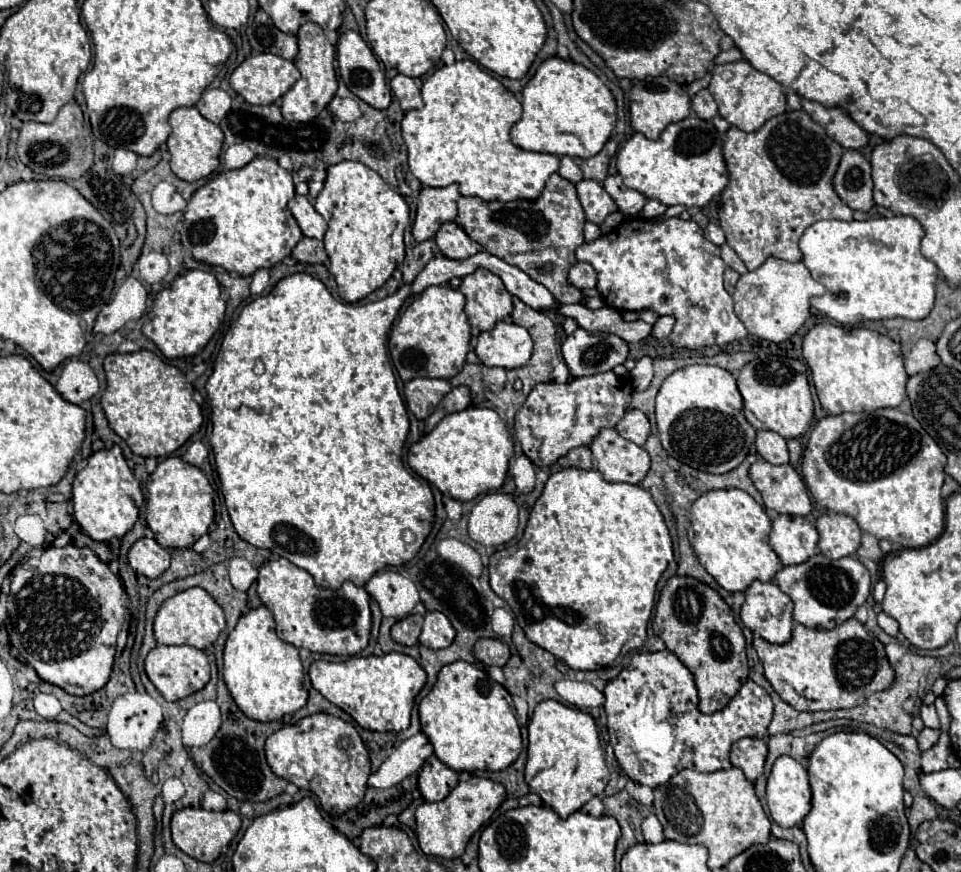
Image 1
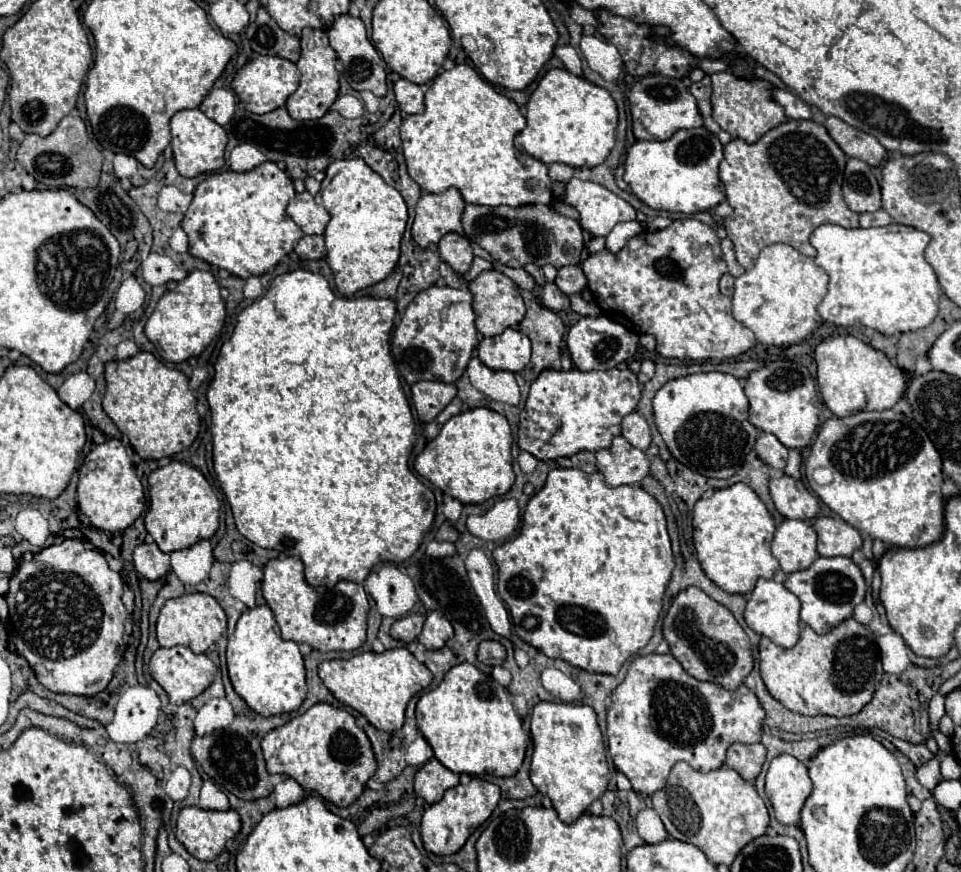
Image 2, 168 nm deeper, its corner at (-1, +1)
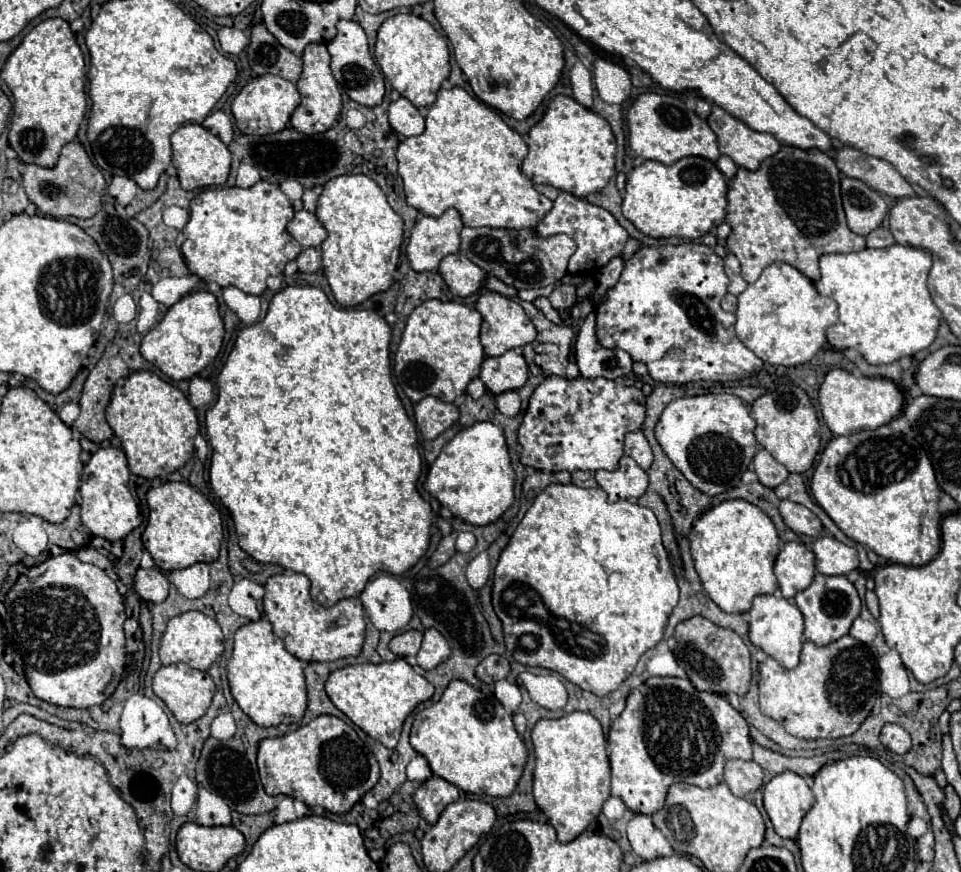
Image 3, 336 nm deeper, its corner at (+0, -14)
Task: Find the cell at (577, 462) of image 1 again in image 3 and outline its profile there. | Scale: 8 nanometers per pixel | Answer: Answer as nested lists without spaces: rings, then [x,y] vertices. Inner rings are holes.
[[[577,470],[577,472],[573,472],[571,476],[573,476],[573,484],[575,484],[575,486],[583,486],[583,488],[595,488],[595,486],[597,486],[597,482],[595,482],[595,478],[593,478],[591,472],[581,472],[581,470]]]

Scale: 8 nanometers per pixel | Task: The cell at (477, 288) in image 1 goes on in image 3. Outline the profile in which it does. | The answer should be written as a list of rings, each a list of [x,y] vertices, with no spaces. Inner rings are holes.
[[[485,292],[483,296],[479,296],[475,308],[481,312],[483,316],[483,328],[481,328],[481,344],[485,348],[487,356],[501,356],[507,350],[515,350],[515,348],[523,348],[525,344],[533,342],[537,336],[537,330],[533,326],[533,322],[529,320],[529,316],[525,314],[525,310],[507,296],[501,296],[497,292]]]

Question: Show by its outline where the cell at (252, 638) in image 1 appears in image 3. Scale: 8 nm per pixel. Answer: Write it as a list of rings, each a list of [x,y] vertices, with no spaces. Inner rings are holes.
[[[261,618],[257,622],[247,622],[235,632],[227,676],[235,702],[255,724],[277,726],[301,722],[307,710],[302,662],[285,650],[281,638],[275,638],[269,620]]]

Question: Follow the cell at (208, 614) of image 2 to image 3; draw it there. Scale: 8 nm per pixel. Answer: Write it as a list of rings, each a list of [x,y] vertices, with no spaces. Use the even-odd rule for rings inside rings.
[[[185,612],[179,614],[175,618],[171,618],[167,622],[167,628],[163,632],[161,638],[161,646],[159,646],[159,658],[163,664],[177,664],[177,662],[185,662],[191,668],[197,670],[209,670],[209,666],[223,654],[223,632],[219,628],[219,624],[211,618],[205,616],[203,612]]]

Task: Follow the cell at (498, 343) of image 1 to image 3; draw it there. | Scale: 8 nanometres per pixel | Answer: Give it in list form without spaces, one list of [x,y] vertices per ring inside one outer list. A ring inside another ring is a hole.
[[[515,350],[505,352],[497,358],[485,358],[481,364],[479,378],[491,394],[503,394],[509,390],[519,390],[527,382],[527,362]]]

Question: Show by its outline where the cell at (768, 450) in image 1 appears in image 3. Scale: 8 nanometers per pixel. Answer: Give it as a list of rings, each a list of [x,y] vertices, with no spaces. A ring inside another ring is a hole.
[[[761,448],[755,458],[753,458],[753,464],[755,464],[755,474],[759,478],[761,484],[765,484],[767,488],[777,488],[779,484],[783,484],[789,476],[787,468],[783,464],[779,464],[765,448]]]

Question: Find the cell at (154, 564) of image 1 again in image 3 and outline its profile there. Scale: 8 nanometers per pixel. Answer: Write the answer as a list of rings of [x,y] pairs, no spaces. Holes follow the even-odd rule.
[[[139,568],[133,586],[141,596],[141,600],[145,602],[163,602],[169,592],[169,580],[157,568],[149,568],[149,570]]]

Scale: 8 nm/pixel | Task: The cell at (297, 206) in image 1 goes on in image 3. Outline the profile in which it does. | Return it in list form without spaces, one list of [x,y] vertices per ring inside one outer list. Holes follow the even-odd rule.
[[[307,210],[295,212],[293,220],[287,224],[287,230],[303,248],[319,248],[327,238],[327,230],[323,228],[323,224],[317,220],[315,214]]]

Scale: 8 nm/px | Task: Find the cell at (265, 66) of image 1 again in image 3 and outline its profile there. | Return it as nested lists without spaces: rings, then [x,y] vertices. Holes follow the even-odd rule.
[[[265,74],[257,76],[251,82],[243,86],[239,96],[233,100],[231,112],[235,116],[235,126],[241,130],[241,134],[251,134],[251,136],[265,136],[273,132],[281,132],[289,126],[289,118],[293,110],[299,106],[301,96],[297,92],[297,86],[281,76]]]

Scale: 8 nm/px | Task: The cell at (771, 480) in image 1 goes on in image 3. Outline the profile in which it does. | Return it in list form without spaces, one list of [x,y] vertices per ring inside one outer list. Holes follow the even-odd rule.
[[[783,500],[779,506],[779,512],[785,520],[785,524],[797,532],[797,534],[805,534],[805,536],[819,536],[823,532],[823,524],[821,520],[805,506],[795,504],[791,500]]]

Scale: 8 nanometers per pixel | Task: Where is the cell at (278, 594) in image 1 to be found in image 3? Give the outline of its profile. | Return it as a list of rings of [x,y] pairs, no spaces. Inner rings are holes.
[[[297,572],[271,576],[265,584],[263,610],[273,624],[273,632],[285,642],[285,648],[303,662],[327,662],[357,656],[365,640],[365,610],[359,598],[345,598],[331,608],[317,604],[309,596],[309,578]]]

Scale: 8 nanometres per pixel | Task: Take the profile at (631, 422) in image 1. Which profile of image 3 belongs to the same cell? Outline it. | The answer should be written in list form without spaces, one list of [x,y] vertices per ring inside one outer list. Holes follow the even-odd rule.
[[[635,430],[635,432],[629,432],[625,436],[625,454],[631,456],[643,470],[647,470],[653,462],[653,452],[651,452],[651,446],[645,438],[645,434],[641,430]]]

